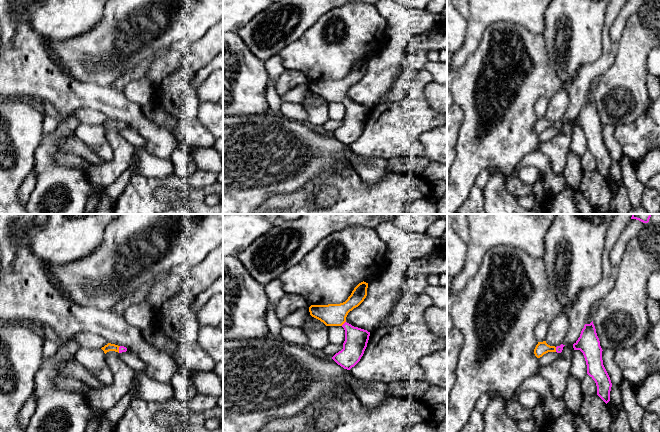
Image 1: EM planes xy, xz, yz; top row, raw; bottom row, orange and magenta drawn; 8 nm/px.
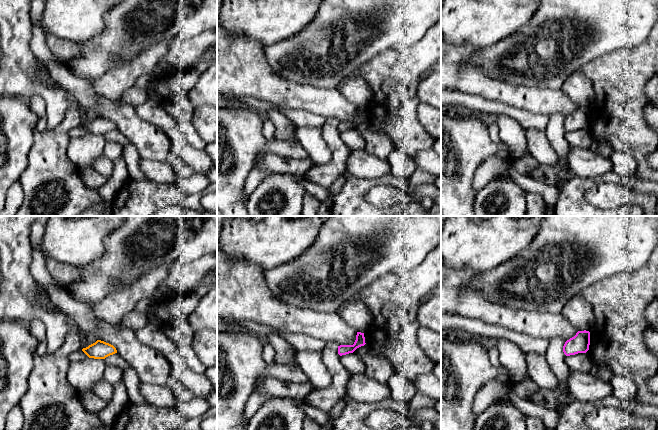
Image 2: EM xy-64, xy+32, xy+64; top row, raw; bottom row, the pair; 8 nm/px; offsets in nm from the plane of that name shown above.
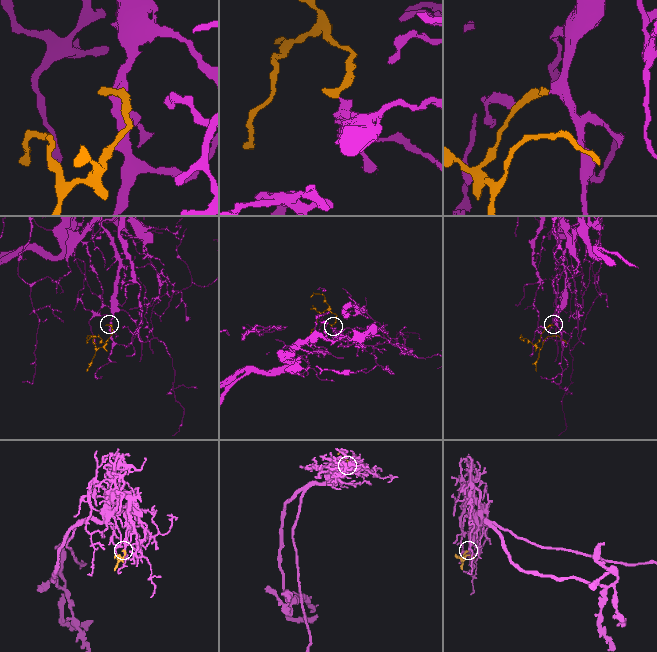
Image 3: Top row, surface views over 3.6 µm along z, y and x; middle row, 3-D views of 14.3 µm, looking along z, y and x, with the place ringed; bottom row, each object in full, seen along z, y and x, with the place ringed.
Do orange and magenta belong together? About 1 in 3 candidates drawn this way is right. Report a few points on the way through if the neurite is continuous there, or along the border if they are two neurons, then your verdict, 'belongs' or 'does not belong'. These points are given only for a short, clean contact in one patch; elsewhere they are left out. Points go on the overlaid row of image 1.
way xz (332, 314), (343, 323), (356, 339); belongs

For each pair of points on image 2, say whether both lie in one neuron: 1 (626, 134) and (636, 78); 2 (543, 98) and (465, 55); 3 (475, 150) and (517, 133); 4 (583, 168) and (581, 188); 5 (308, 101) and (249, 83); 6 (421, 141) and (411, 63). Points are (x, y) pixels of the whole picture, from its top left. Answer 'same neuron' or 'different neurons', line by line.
1: same neuron
2: same neuron
3: different neurons
4: different neurons
5: same neuron
6: same neuron

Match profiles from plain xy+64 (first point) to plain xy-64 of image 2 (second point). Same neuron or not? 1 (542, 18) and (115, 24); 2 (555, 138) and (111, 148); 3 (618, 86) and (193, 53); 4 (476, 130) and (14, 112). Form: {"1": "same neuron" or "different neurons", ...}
{"1": "same neuron", "2": "same neuron", "3": "same neuron", "4": "same neuron"}

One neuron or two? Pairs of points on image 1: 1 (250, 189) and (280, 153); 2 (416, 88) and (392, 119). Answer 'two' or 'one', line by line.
1: one
2: one

